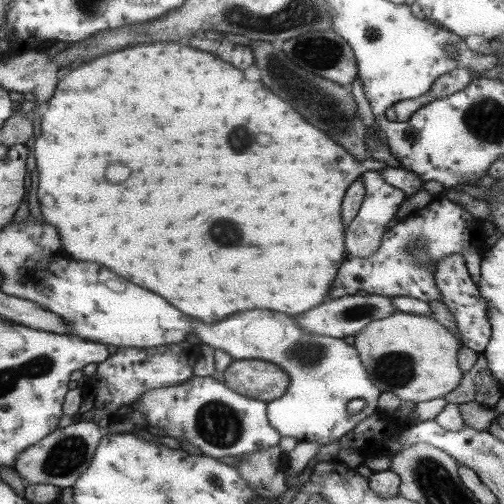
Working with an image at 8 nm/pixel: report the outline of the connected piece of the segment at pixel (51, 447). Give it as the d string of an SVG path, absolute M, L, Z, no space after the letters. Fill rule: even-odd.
M80 422L60 427L54 430L43 441L30 446L26 451L20 452L16 458L14 470L29 484L51 484L60 488L72 487L91 466L100 442L106 436L105 428L95 422Z

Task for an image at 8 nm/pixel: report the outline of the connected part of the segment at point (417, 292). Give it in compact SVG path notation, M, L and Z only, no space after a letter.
M442 195L442 200L432 200L432 204L428 204L428 208L418 209L418 216L409 214L398 224L392 227L392 230L384 232L384 237L380 242L380 248L368 256L368 258L356 258L356 256L348 256L348 262L344 262L344 270L340 270L340 278L336 278L336 290L332 290L332 298L344 297L346 294L358 294L360 290L366 294L378 294L382 297L409 297L420 300L424 303L440 302L440 288L436 283L436 261L450 254L460 254L466 259L467 269L470 271L472 281L476 285L480 284L480 250L482 250L482 223L474 217L470 212L465 210L458 203L454 203Z

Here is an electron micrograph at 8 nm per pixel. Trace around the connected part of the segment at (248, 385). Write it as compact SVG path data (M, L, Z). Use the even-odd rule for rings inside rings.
M254 359L233 361L220 379L232 390L267 403L283 396L291 386L291 376L282 367Z

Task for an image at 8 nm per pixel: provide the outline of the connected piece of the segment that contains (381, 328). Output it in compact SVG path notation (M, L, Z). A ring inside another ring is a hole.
M396 311L387 318L376 320L355 336L353 346L359 351L359 358L366 368L367 374L382 392L392 392L402 401L426 402L432 398L443 398L458 388L460 380L464 377L459 366L459 349L462 347L460 340L448 331L438 320L427 315L412 315Z

